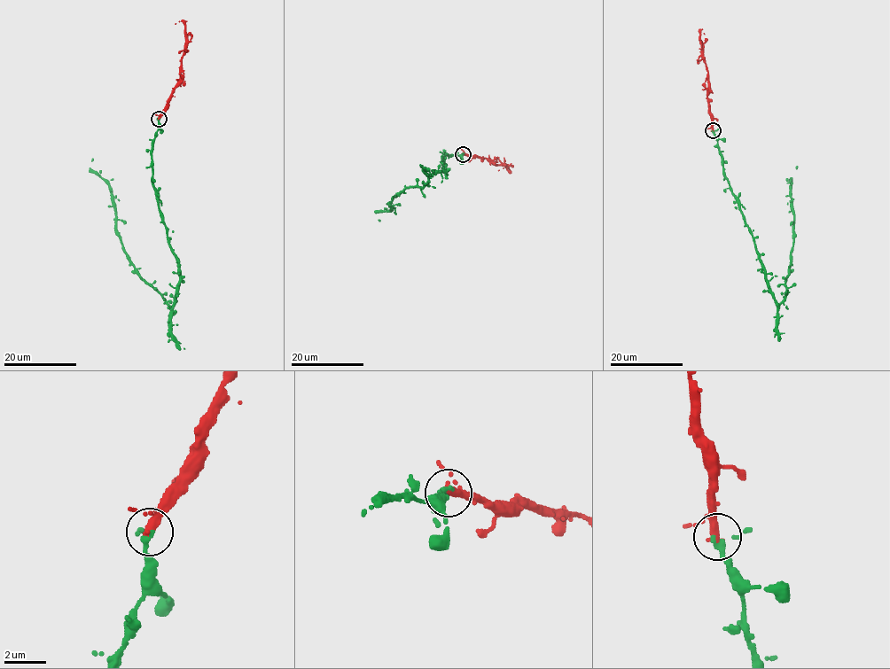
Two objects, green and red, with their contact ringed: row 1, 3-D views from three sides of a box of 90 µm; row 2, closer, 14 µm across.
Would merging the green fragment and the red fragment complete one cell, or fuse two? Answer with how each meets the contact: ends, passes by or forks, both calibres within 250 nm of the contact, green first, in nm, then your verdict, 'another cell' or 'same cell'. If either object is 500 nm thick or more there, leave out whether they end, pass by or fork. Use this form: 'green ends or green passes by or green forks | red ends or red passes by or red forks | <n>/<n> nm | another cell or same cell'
green ends | red passes by | 340/280 nm | same cell

